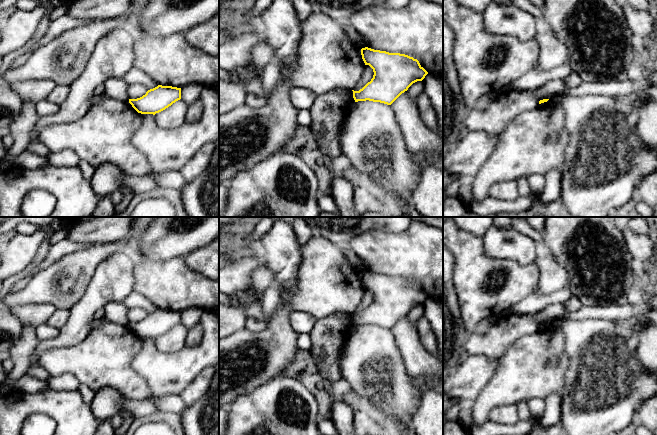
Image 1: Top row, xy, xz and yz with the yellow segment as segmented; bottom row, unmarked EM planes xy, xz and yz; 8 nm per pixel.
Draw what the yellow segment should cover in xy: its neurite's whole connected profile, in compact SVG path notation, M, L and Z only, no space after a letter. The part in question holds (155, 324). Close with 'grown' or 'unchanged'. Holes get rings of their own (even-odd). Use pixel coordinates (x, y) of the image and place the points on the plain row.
M158 309L140 322L129 323L129 327L138 337L155 339L180 323L181 312Z; unchanged

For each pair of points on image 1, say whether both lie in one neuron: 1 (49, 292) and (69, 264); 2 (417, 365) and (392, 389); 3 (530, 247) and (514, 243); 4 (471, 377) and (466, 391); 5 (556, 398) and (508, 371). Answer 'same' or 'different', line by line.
1: same
2: different
3: same
4: same
5: different

